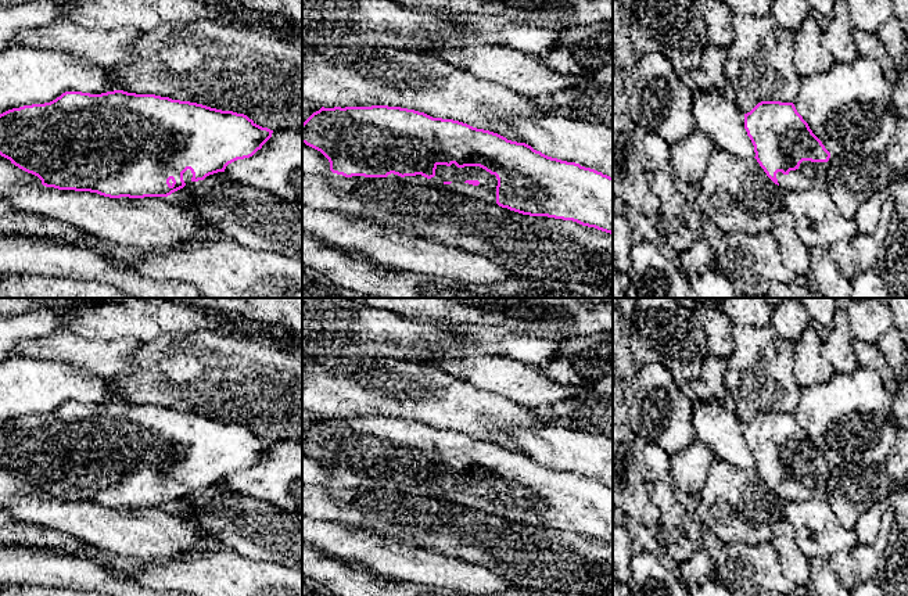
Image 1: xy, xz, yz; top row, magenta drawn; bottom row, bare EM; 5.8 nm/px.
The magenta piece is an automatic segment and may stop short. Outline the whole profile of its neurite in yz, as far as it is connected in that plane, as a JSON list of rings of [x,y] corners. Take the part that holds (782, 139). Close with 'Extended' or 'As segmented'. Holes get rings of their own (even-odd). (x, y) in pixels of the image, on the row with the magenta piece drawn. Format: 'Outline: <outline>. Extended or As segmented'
Outline: [[[758,103],[744,114],[744,129],[754,146],[754,158],[778,186],[778,172],[789,175],[798,169],[803,161],[828,162],[830,158],[830,152],[793,103]]]. As segmented

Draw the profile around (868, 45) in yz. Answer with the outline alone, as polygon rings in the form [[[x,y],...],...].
[[[854,28],[851,36],[859,57],[876,61],[880,65],[886,79],[894,85],[897,82],[897,69],[887,47],[878,33],[864,32],[858,28]]]

